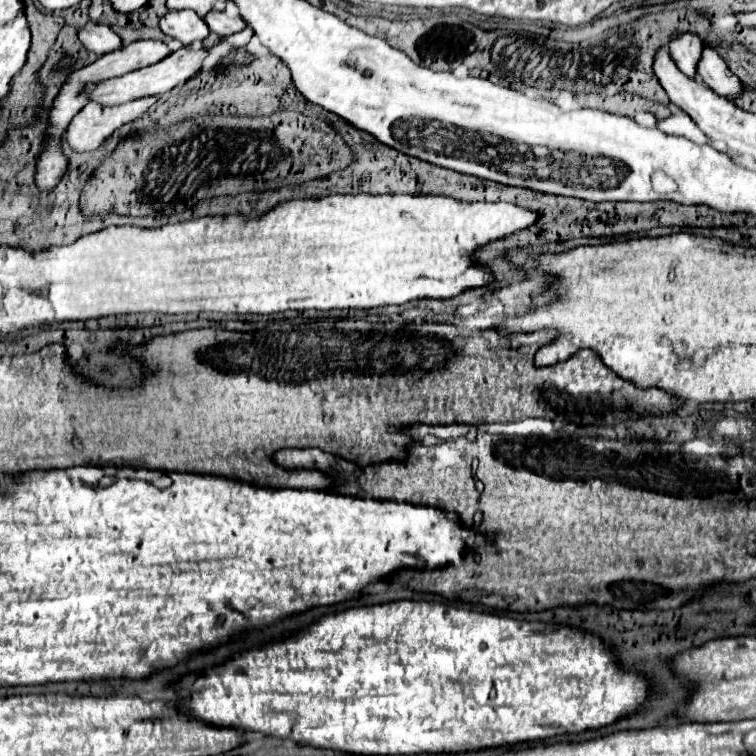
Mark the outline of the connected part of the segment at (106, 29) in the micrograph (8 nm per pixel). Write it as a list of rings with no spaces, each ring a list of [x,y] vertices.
[[[92,20],[84,28],[78,30],[78,38],[88,50],[96,52],[98,56],[102,56],[106,52],[112,52],[112,50],[122,46],[118,34],[114,34],[108,24],[92,22]]]

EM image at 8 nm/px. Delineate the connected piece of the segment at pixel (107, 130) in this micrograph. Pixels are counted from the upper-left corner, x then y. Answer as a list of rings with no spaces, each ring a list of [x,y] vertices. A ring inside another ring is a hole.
[[[144,96],[140,100],[130,100],[124,104],[106,106],[106,108],[102,108],[96,102],[90,102],[74,116],[74,120],[70,122],[70,126],[66,130],[64,140],[76,152],[96,150],[98,146],[102,146],[106,142],[106,138],[116,128],[142,116],[156,100],[158,100],[158,96]]]

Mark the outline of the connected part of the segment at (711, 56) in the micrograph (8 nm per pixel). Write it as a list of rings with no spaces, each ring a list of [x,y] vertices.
[[[704,42],[704,48],[702,48],[698,76],[702,78],[704,84],[708,84],[716,94],[724,98],[736,98],[742,94],[742,84],[738,76],[730,72],[724,58],[708,42]]]

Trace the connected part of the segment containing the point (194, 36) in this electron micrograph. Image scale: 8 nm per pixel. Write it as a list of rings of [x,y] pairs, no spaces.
[[[192,10],[168,12],[166,16],[160,18],[160,28],[164,34],[180,40],[184,46],[188,46],[196,40],[204,40],[210,32],[204,18],[196,16],[196,12],[192,12]]]

